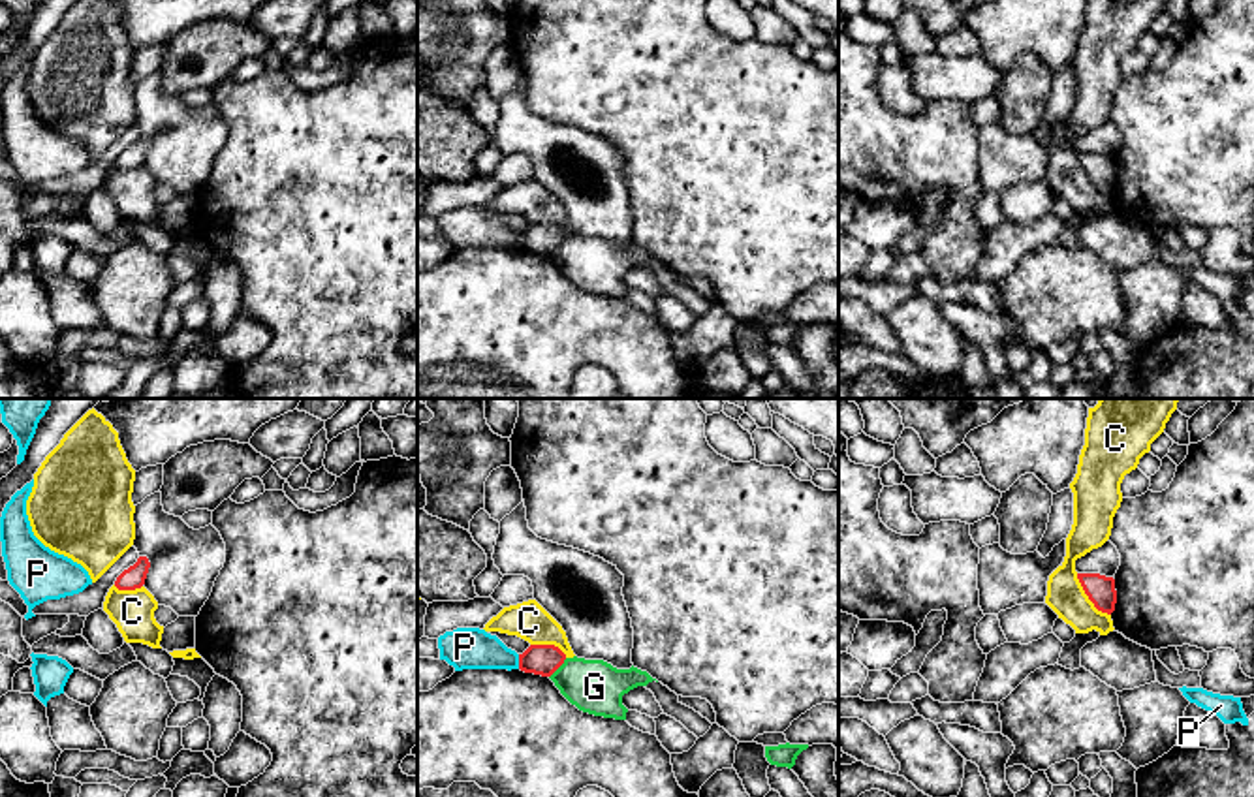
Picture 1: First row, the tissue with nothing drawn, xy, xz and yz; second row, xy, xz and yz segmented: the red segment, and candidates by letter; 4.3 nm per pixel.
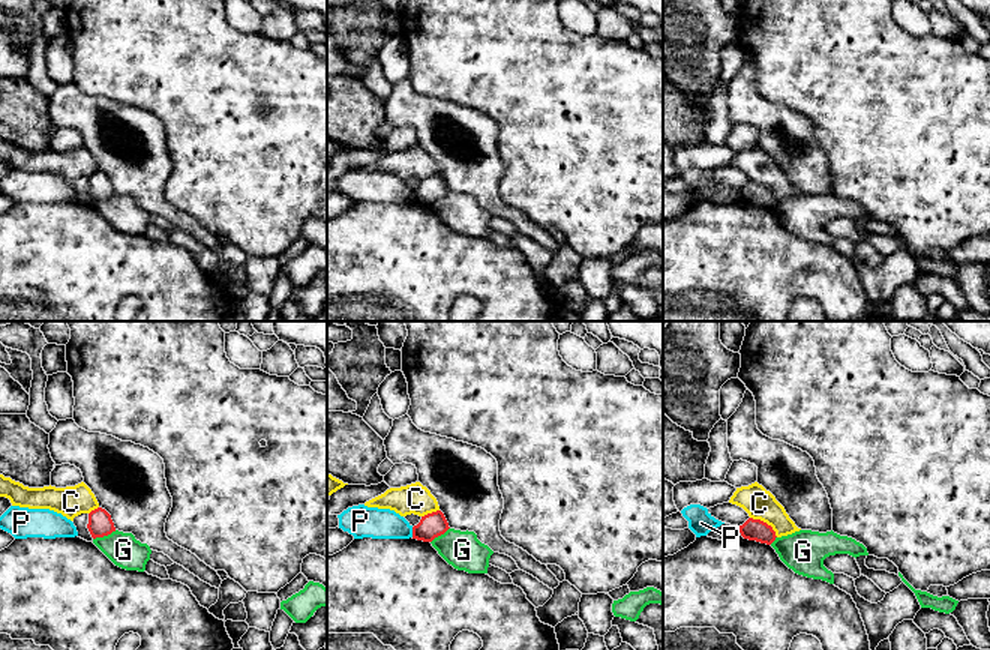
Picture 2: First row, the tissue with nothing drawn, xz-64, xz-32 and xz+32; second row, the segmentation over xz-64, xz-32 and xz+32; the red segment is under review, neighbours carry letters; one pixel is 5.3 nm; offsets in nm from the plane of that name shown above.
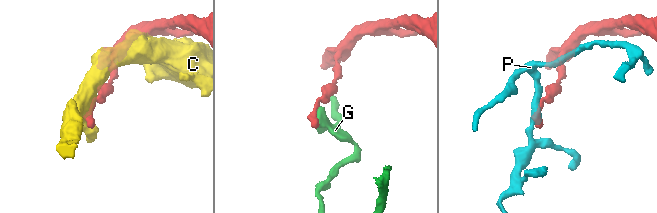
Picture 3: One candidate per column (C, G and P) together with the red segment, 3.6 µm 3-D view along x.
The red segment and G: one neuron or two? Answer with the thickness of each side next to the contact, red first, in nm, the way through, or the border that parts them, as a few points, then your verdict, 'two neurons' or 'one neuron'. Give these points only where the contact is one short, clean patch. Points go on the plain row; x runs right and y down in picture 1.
130/240 nm | along xz (566, 237), (549, 256) | two neurons

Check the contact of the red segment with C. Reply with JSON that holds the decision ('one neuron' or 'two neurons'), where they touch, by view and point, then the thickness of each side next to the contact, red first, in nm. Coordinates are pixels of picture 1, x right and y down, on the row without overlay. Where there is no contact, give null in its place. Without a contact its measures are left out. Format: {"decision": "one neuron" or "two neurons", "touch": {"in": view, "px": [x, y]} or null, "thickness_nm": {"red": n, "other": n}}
{"decision": "two neurons", "touch": {"in": "yz", "px": [1089, 177]}, "thickness_nm": {"red": 120, "other": 160}}

